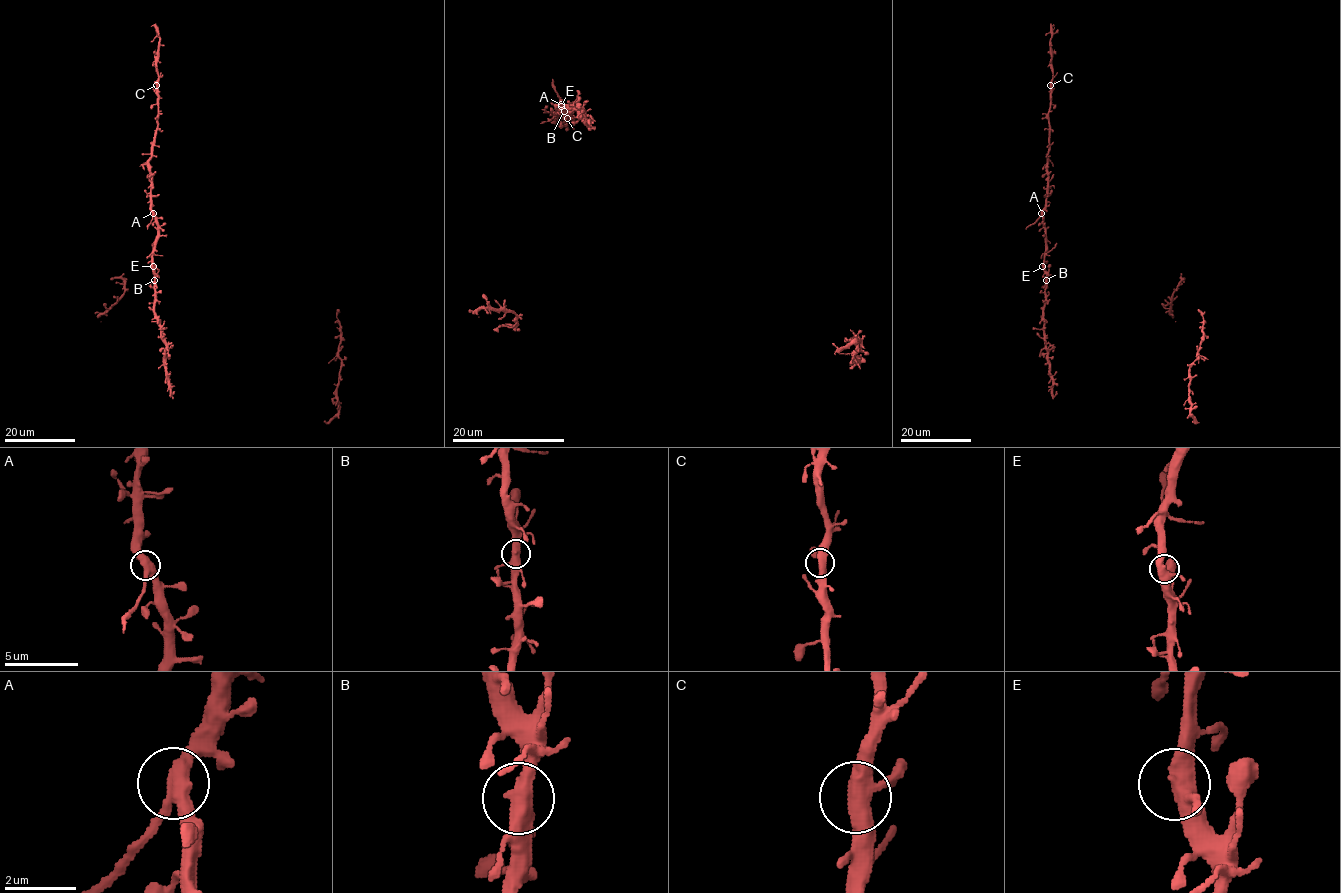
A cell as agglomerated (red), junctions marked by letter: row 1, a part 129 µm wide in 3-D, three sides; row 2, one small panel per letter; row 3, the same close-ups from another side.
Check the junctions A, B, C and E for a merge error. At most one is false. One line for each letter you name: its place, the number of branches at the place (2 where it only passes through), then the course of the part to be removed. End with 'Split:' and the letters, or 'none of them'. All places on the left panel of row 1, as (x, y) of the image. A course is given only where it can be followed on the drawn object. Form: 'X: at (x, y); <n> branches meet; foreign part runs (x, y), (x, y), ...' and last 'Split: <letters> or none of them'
A: at (153, 213); 3 branches meet; foreign part runs (153, 212), (147, 229)
Split: A

